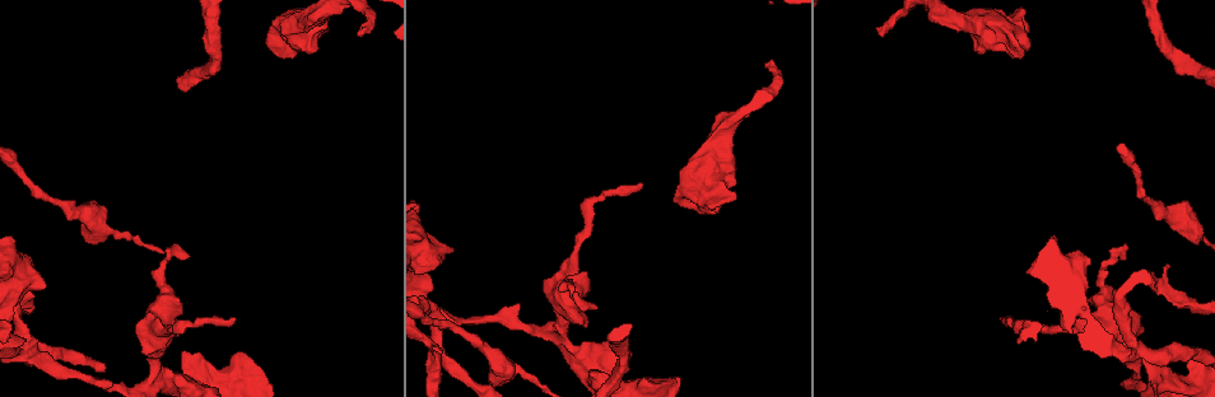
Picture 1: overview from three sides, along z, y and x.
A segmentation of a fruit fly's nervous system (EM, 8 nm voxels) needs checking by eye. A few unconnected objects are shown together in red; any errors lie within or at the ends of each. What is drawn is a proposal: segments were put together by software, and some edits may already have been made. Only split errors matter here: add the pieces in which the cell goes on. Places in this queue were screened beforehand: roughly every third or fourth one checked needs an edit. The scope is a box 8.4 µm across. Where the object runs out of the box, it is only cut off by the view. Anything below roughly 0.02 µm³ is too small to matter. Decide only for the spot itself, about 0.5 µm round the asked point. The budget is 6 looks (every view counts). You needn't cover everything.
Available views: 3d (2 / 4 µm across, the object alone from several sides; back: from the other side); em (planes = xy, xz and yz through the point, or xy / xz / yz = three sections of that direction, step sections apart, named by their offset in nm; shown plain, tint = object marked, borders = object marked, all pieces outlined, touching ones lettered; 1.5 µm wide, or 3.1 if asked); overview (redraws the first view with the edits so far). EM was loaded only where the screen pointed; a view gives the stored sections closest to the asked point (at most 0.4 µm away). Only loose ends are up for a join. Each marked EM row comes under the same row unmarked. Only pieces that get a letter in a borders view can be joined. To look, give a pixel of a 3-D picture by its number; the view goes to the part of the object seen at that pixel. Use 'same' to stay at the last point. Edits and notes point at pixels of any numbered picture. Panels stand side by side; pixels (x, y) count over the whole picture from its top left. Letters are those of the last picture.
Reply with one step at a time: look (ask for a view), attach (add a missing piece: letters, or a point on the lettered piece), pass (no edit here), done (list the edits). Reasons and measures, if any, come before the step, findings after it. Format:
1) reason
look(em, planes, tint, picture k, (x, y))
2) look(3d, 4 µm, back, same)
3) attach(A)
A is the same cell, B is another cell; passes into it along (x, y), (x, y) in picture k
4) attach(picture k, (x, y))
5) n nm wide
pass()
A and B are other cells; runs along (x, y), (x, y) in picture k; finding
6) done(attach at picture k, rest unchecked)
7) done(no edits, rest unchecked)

free end
look(3d, 4 µm, picture 1, (676, 201))

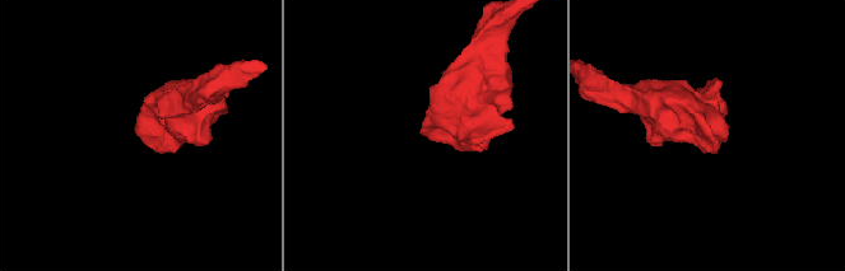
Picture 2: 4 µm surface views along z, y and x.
shape alone is not enough
look(em, yz, step 4, borders, picture 2, (426, 134))

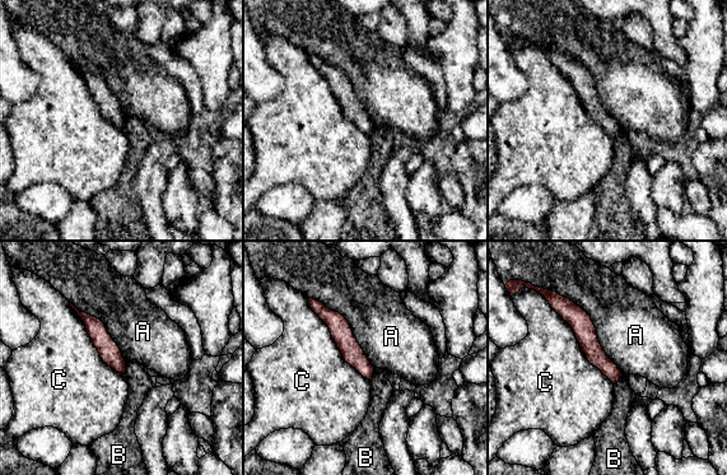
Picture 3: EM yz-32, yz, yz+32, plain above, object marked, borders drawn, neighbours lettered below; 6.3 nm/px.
C touches over 650 nm
pass()
A, B and C are other cells; border along (558, 292), (590, 316), (623, 373) in picture 3; none of them fits

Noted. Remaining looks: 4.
end of a long branch
look(3d, 4 µm, picture 1, (359, 34))

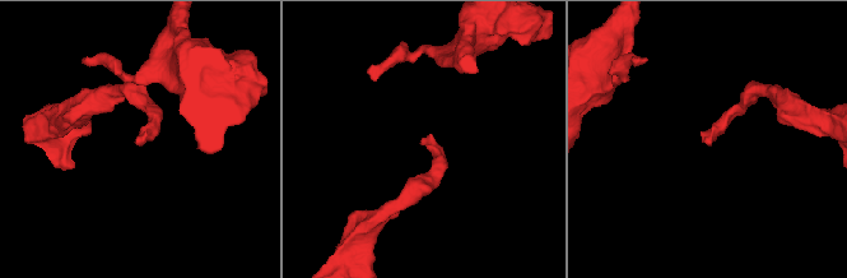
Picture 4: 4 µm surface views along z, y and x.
look(em, planes, borders, picture 4, (711, 144))

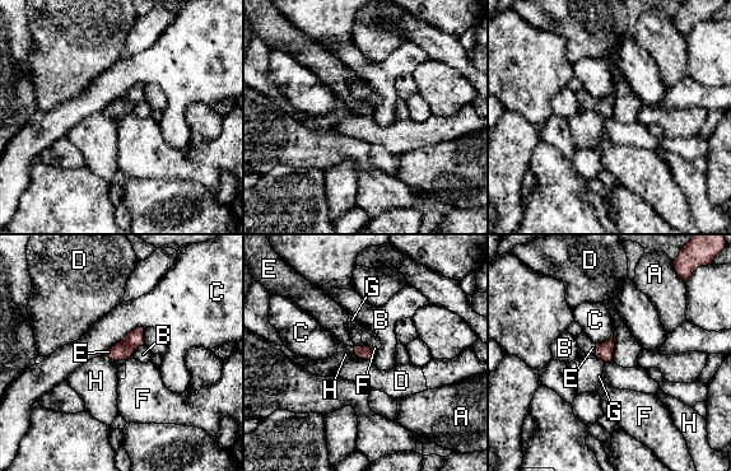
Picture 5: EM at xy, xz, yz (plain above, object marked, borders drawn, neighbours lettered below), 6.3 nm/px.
C touches over 280 nm
attach(E)
E is the same cell, A, B, C, D, F, G and H are other cells; it goes on there

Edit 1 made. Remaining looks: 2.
look(em, yz, step 8, borders, picture 1, (590, 375))

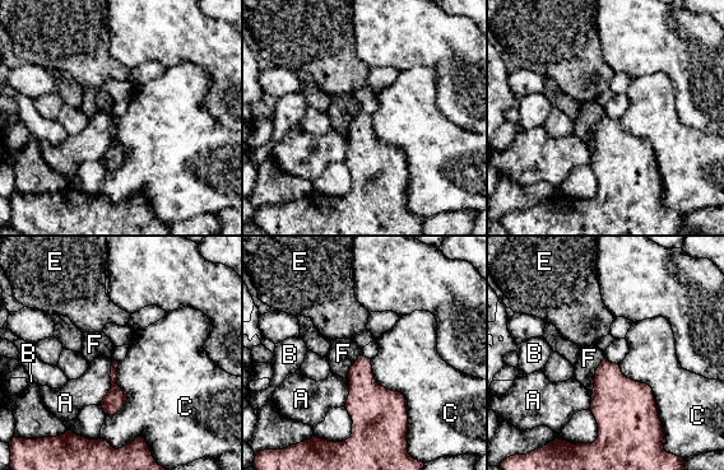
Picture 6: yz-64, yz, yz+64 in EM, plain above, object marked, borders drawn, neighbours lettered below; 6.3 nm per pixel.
pass()
A, B, C, E and F are other cells; border along (370, 359), (407, 436) in picture 6; no lettered piece goes on from it

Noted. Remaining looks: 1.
done(attach at picture 5, rest unchecked)

